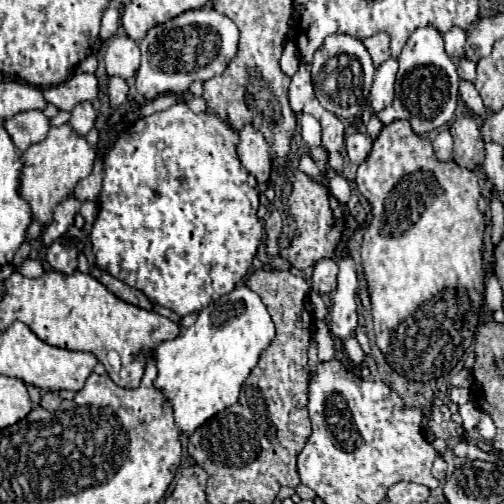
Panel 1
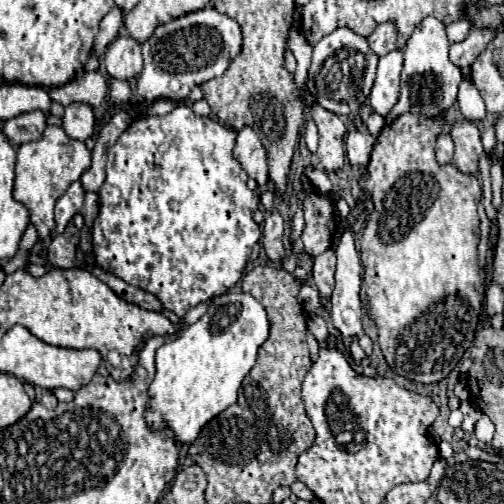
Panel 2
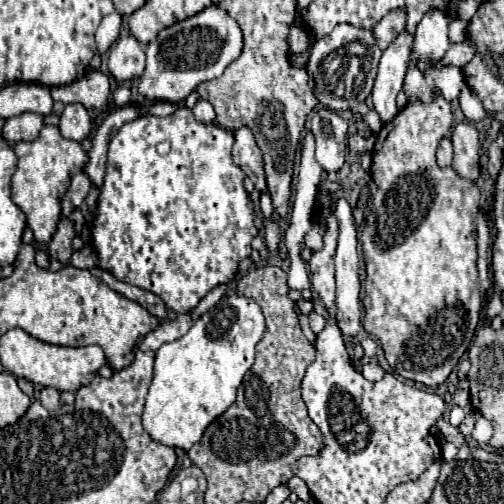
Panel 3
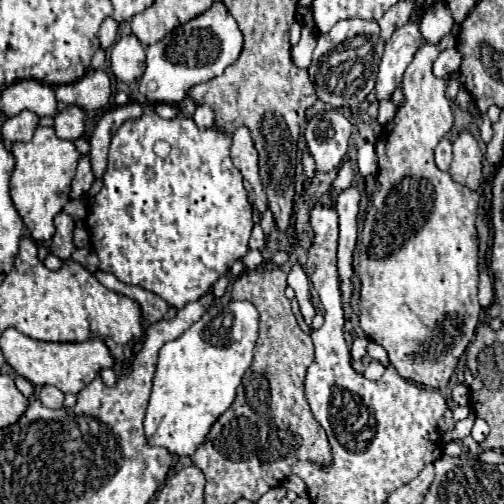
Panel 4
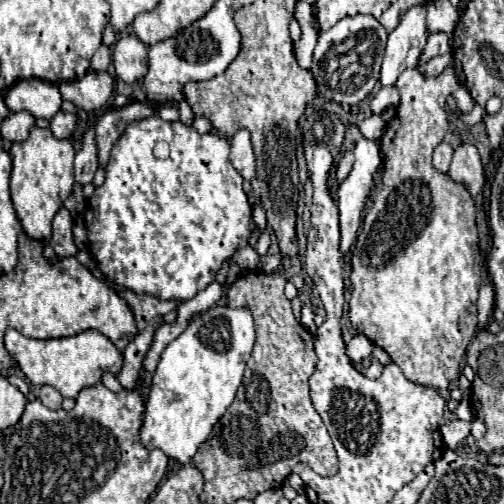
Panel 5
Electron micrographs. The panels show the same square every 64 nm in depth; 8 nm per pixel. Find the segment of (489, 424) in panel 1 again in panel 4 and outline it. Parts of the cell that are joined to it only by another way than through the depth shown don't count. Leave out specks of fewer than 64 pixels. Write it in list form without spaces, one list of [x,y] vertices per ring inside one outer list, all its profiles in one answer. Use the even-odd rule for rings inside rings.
[[[476,418],[476,422],[474,422],[474,428],[472,428],[472,438],[474,438],[478,444],[482,444],[482,442],[486,440],[488,432],[490,432],[488,424],[486,424],[482,418]]]

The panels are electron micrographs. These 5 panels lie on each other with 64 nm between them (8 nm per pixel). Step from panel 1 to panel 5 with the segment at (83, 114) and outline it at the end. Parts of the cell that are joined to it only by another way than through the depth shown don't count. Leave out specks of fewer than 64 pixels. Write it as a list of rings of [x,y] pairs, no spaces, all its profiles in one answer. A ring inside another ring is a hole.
[[[58,112],[56,118],[50,120],[50,130],[52,134],[56,134],[56,138],[70,138],[76,130],[76,122],[78,122],[78,116],[74,112]]]

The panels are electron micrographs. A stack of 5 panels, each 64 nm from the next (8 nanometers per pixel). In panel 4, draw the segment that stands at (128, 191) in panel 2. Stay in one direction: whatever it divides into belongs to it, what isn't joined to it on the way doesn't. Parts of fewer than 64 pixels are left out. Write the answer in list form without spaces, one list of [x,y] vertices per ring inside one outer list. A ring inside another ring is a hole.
[[[152,112],[136,118],[136,120],[128,120],[120,126],[120,130],[116,132],[116,136],[112,138],[110,144],[110,154],[108,154],[108,170],[104,172],[104,186],[102,190],[96,194],[94,204],[90,208],[90,216],[88,216],[88,226],[90,228],[90,240],[92,240],[92,248],[100,258],[100,270],[114,274],[120,282],[124,284],[134,284],[140,286],[144,290],[150,290],[154,294],[158,294],[160,298],[164,298],[170,306],[174,306],[176,310],[184,308],[184,304],[188,302],[196,302],[200,300],[200,296],[206,296],[212,288],[212,284],[228,274],[228,270],[232,268],[232,264],[240,258],[244,258],[248,254],[248,240],[252,234],[252,204],[248,202],[248,196],[244,194],[244,186],[242,186],[242,176],[240,170],[232,164],[230,160],[230,144],[232,144],[232,136],[226,134],[224,130],[218,128],[206,128],[200,130],[192,116],[184,116],[182,112],[178,112],[176,118],[172,120],[164,120]]]

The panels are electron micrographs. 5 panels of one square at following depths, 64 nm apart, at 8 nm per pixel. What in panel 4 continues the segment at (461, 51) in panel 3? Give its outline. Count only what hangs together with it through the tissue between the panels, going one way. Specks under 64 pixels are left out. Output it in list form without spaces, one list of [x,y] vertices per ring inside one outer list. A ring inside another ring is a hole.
[[[456,46],[444,50],[444,52],[434,60],[434,74],[436,74],[438,78],[448,76],[448,72],[460,68],[462,58],[464,58],[464,56],[462,56],[462,52],[460,52]]]

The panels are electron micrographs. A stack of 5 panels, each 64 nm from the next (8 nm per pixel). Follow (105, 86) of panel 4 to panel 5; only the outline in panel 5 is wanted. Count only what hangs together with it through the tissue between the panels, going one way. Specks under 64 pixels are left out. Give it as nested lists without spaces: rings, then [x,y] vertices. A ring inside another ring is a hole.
[[[90,70],[84,78],[62,82],[60,84],[62,100],[72,102],[76,108],[82,108],[86,112],[104,108],[108,104],[108,98],[112,96],[112,78],[108,72],[94,72]]]

